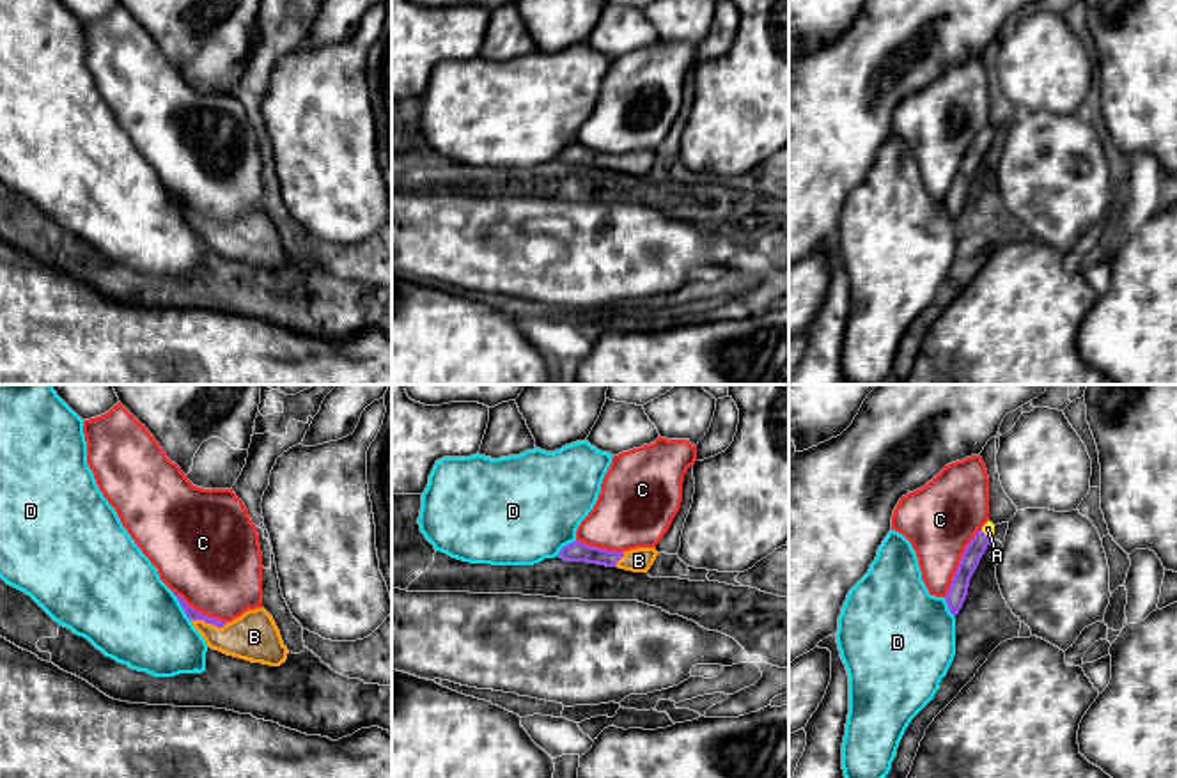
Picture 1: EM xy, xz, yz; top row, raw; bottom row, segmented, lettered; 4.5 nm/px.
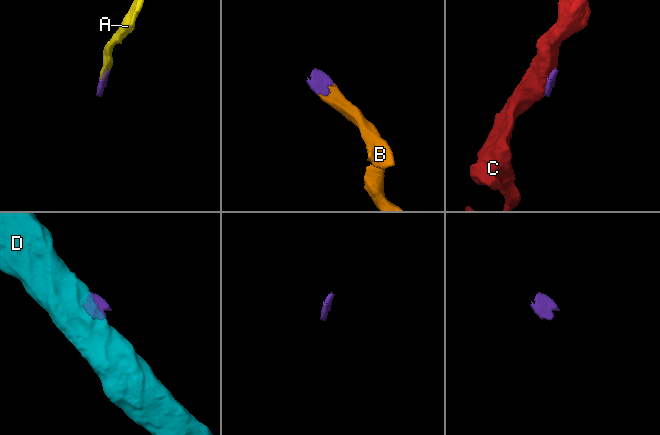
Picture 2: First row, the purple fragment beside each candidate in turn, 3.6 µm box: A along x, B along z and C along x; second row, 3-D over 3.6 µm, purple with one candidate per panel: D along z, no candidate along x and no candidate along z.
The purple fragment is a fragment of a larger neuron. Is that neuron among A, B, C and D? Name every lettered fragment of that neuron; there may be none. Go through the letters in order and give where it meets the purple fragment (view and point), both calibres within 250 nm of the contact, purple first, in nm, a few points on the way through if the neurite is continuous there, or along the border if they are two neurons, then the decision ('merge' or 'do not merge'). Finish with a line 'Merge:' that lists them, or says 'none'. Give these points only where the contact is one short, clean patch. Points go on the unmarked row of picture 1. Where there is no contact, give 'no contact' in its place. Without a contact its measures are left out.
A: yz (984, 137) | 90/60 nm | across yz (977, 149), (984, 137), (988, 132) | merge
B: xy (210, 225) | 50/220 nm | across xy (192, 217), (199, 224), (210, 225), (224, 240), (254, 240) | merge
C: yz (959, 165) | 90/340 nm | do not merge
D: xy (181, 208) | 50/420 nm | along xy (172, 195), (190, 224) | do not merge
Merge: A, B

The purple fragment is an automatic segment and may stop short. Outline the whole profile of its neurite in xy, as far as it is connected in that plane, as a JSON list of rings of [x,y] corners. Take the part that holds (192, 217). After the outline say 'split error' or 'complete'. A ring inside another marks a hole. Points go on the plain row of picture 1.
[[[175,195],[174,198],[207,250],[252,266],[269,269],[285,266],[289,253],[273,220],[264,211],[248,213],[232,225],[222,225],[193,213]]]; split error

